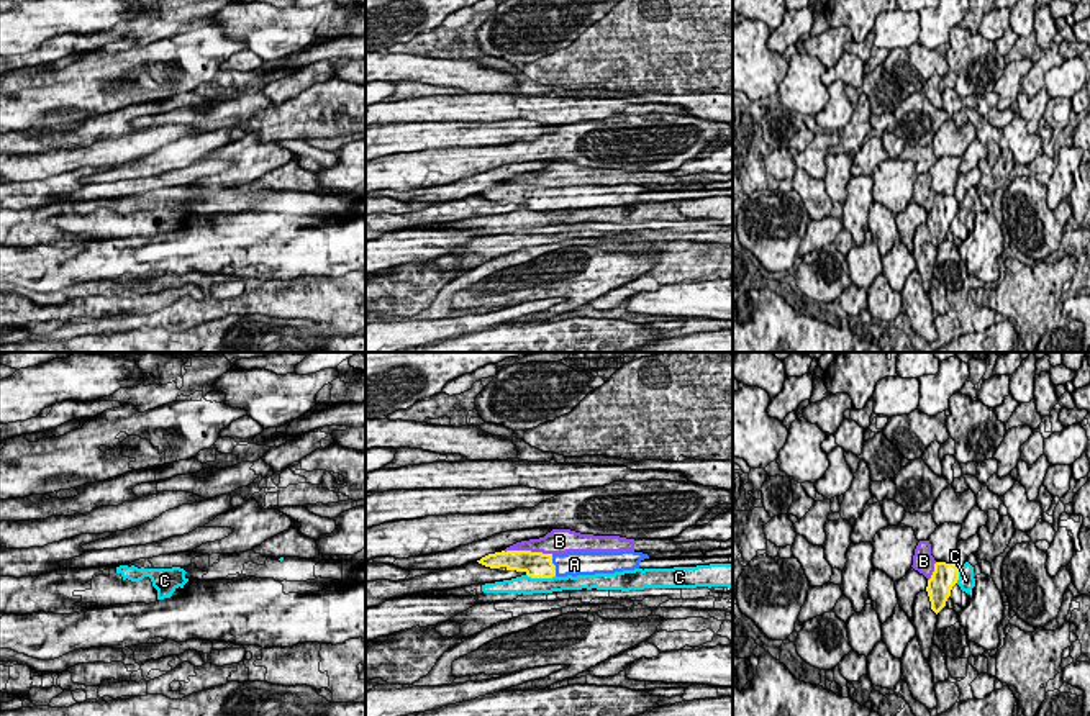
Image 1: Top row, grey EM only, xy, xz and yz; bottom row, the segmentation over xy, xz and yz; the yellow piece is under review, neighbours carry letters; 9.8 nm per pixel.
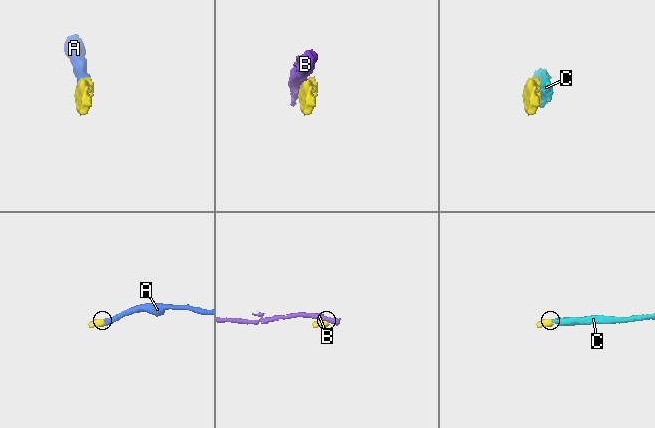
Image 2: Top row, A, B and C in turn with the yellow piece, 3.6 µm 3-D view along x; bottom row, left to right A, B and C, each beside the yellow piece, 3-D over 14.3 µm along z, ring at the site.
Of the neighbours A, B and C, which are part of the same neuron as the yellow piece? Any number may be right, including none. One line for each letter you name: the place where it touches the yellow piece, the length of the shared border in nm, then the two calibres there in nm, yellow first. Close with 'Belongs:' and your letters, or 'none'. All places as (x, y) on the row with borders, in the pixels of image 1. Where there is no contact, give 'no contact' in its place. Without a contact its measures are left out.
A: meets yellow in xz at (554, 566); contact 220 nm long; 260 nm thick on the yellow side, 240 nm on the other
Belongs: A

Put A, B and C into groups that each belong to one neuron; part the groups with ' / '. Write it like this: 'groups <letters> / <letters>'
groups A / B / C

